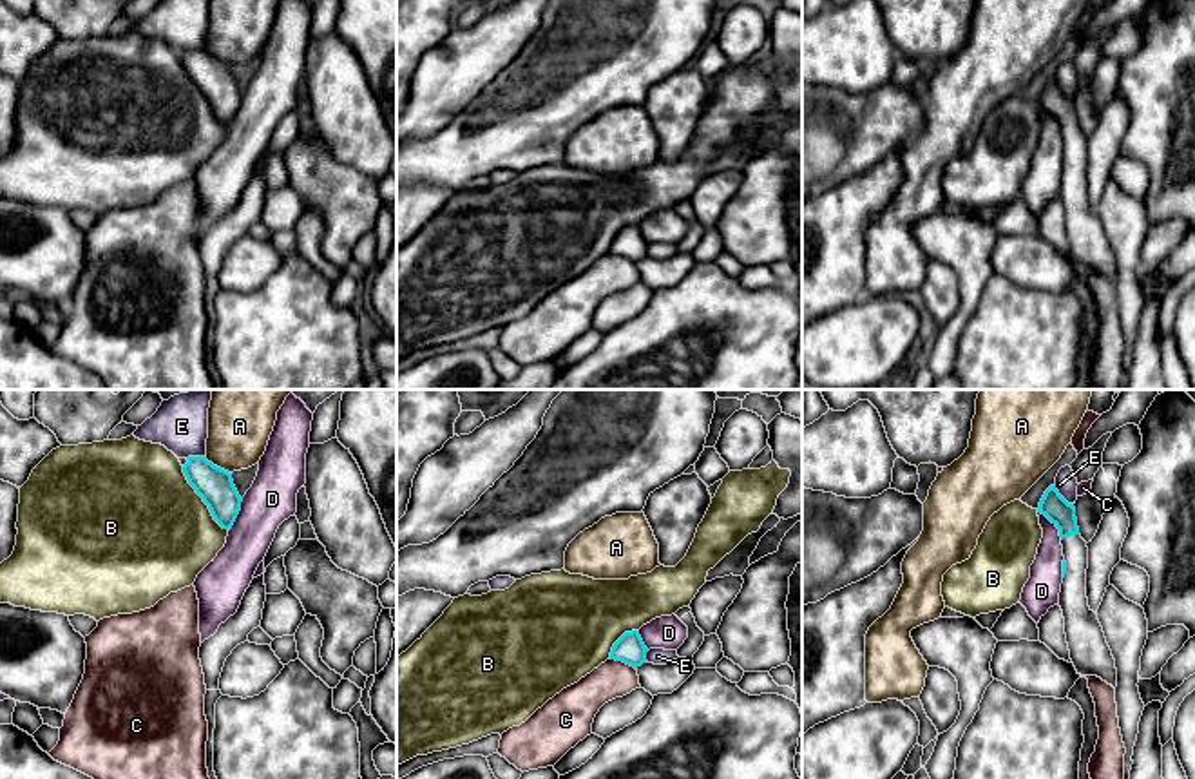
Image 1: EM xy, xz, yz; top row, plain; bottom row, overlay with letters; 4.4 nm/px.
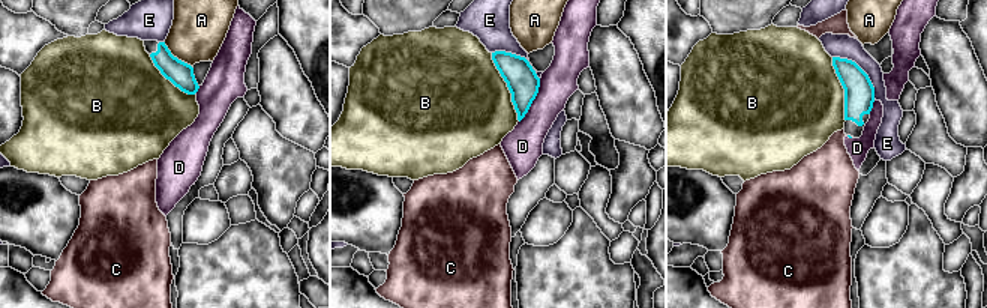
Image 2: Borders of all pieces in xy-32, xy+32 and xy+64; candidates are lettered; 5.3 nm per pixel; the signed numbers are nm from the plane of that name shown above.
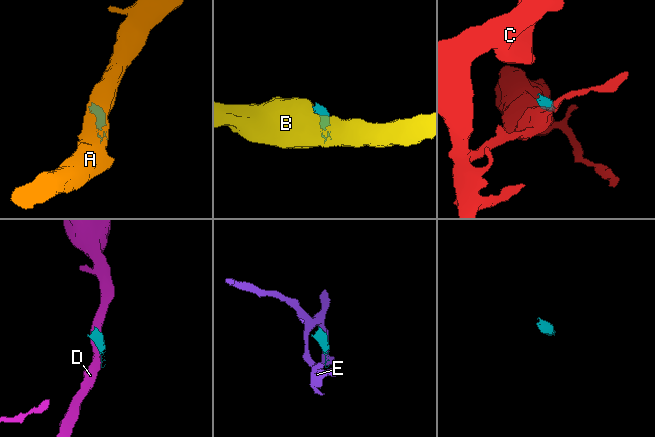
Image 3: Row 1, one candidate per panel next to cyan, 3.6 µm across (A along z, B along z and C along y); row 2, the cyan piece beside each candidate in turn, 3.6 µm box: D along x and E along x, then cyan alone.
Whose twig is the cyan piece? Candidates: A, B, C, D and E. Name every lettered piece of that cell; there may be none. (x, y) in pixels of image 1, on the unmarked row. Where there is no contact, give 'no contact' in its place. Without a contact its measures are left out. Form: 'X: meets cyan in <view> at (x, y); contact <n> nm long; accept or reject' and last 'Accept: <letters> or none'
A: meets cyan in xy at (216, 60); contact 140 nm long; reject
B: meets cyan in xy at (203, 95); contact 360 nm long; reject
C: meets cyan in xz at (623, 256); contact 120 nm long; reject
D: meets cyan in xy at (238, 107); contact 170 nm long; reject
E: meets cyan in yz at (1060, 89); contact 130 nm long; reject
Accept: none

